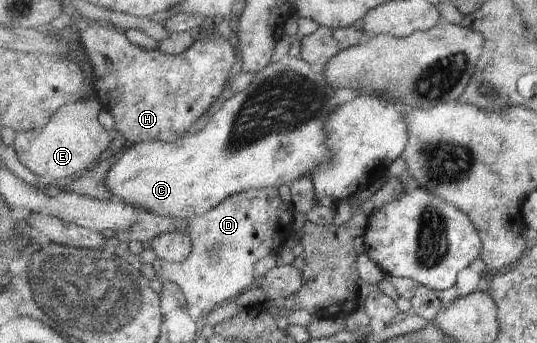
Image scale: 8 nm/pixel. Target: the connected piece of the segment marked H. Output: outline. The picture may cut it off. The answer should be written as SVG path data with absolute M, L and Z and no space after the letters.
M92 21L90 26L82 33L82 44L86 50L86 53L88 54L90 63L92 63L92 67L94 67L92 79L93 85L95 86L96 95L100 98L105 110L107 110L113 116L113 119L115 120L115 130L119 130L126 138L127 144L132 143L132 146L150 140L160 140L165 141L166 143L172 143L173 141L182 139L184 135L188 135L188 133L190 133L188 130L190 130L192 125L195 125L195 122L200 121L200 119L202 119L206 113L208 113L208 109L212 107L214 101L220 97L220 93L222 93L226 82L229 83L230 78L237 71L240 61L240 59L238 59L235 43L233 41L224 39L224 37L222 37L219 33L212 35L212 39L210 39L210 37L206 37L206 39L196 40L181 54L172 55L162 53L157 49L144 49L141 46L134 45L134 43L128 39L128 36L125 34L125 32L121 31L116 26L106 23L94 23Z

